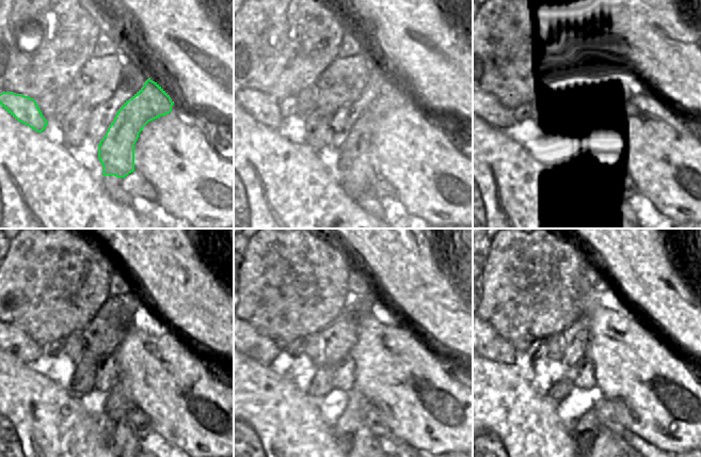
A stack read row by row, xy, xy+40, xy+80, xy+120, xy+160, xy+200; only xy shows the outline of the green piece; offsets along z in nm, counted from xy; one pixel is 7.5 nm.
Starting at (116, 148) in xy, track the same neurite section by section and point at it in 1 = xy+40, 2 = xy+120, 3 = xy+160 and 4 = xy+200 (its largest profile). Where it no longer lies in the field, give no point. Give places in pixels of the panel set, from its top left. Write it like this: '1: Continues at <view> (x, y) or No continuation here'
1: Continues at xy+40 (356, 156)
2: Continues at xy+120 (116, 435)
3: Continues at xy+160 (355, 441)
4: Continues at xy+200 (593, 443).

